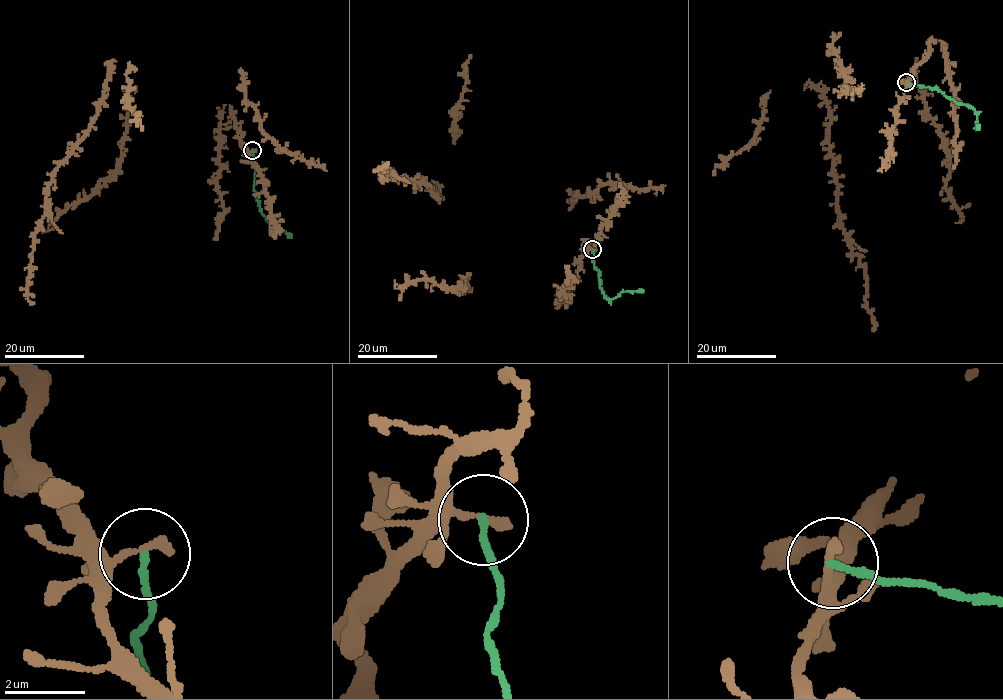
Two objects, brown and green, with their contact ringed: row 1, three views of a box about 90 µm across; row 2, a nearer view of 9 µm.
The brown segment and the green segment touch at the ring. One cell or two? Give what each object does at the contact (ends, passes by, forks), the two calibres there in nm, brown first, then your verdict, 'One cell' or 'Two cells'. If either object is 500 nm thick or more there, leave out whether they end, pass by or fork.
At the ring brown ends. At the ring green ends. Thickness 240 nm (brown) against 180 nm. Two cells

